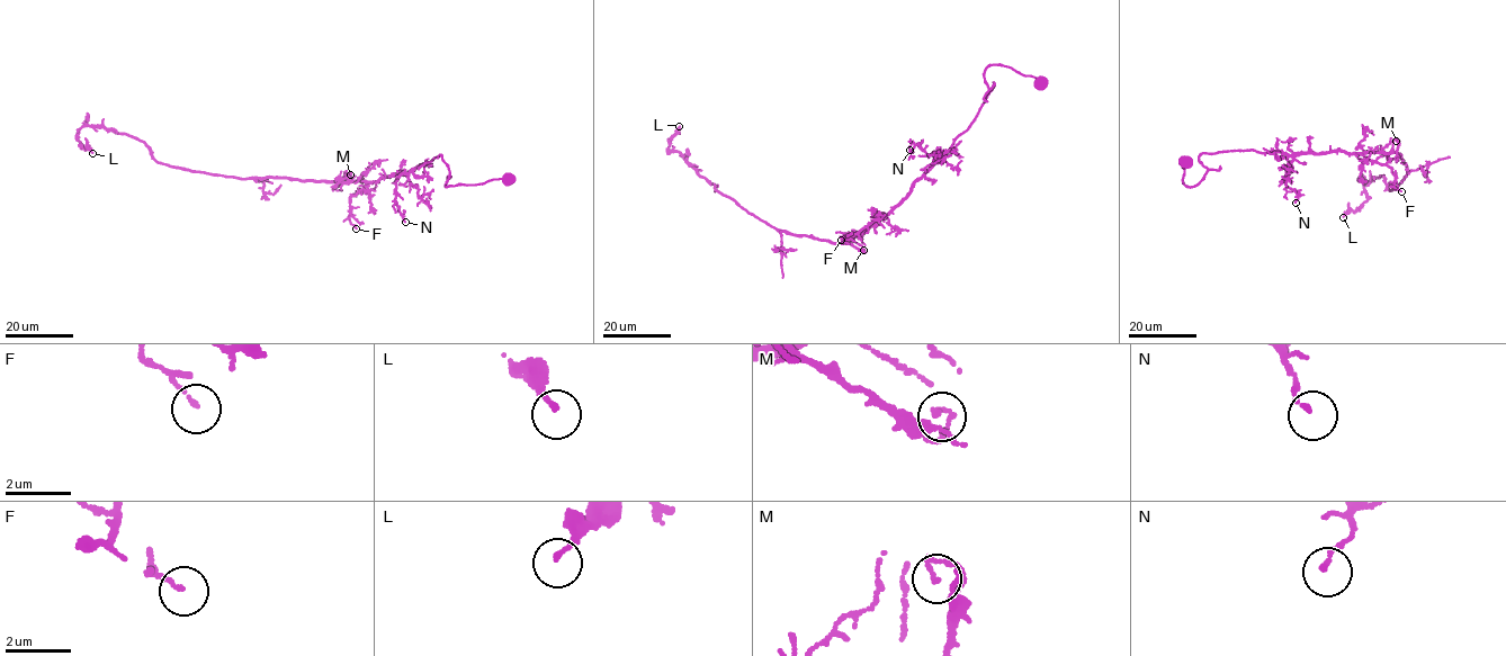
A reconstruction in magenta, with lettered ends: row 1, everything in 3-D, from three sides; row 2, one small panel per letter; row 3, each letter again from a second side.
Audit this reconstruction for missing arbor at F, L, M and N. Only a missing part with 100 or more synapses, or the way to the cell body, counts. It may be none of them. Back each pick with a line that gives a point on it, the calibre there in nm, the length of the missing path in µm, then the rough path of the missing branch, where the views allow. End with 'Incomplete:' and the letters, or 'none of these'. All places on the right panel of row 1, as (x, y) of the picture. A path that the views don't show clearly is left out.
Incomplete: none of these

